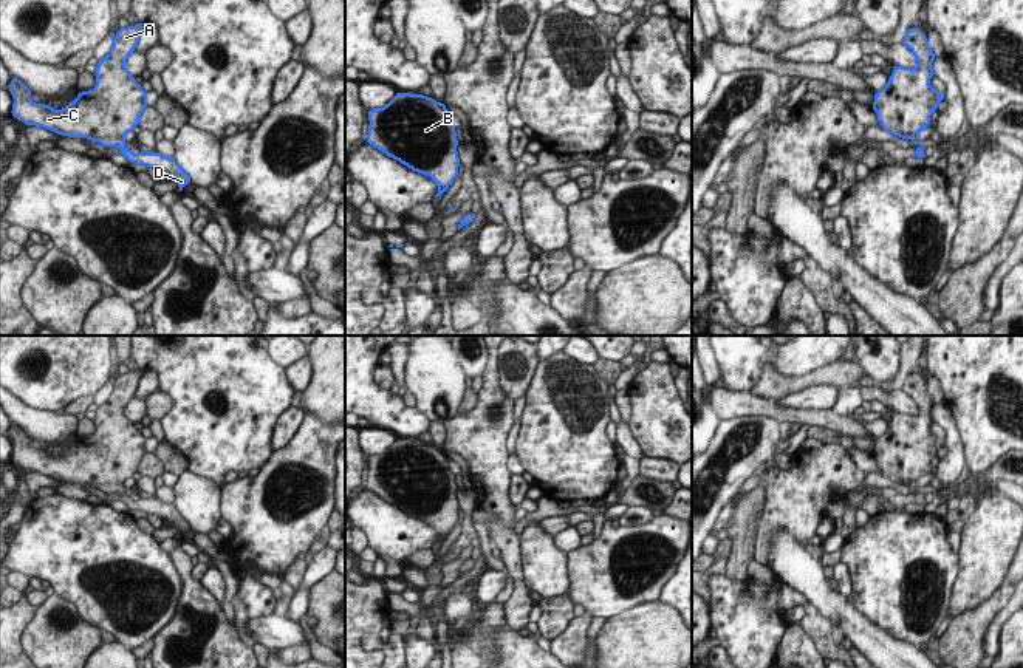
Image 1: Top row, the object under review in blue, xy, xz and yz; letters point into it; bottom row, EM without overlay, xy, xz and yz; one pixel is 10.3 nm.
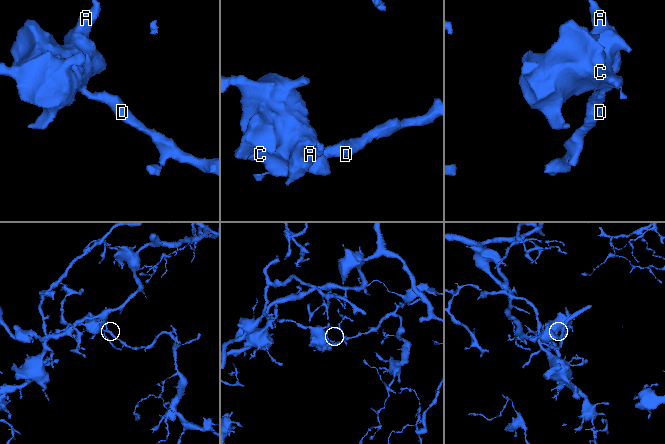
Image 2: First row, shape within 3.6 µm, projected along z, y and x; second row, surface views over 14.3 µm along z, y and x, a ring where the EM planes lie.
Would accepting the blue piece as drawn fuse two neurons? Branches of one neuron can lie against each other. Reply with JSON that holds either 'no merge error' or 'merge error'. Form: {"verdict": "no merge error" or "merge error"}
{"verdict": "no merge error"}

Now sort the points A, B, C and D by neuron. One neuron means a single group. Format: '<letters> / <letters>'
A B C D

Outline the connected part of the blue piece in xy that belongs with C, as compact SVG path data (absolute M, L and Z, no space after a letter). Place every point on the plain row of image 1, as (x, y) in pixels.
M138 368L135 373L118 376L110 399L98 408L96 433L80 438L63 456L56 458L46 450L34 450L33 436L19 424L12 424L8 433L14 444L11 462L25 472L43 473L60 482L87 484L105 495L118 493L128 509L156 513L164 523L175 524L181 538L192 524L175 504L158 498L133 499L125 493L125 481L139 472L141 461L147 455L147 439L125 413L144 373Z

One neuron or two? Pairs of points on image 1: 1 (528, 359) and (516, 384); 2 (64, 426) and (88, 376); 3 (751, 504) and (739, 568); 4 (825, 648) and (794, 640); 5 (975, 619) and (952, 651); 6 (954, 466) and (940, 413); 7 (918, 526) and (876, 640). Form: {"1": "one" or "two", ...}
{"1": "one", "2": "two", "3": "one", "4": "two", "5": "one", "6": "one", "7": "two"}

